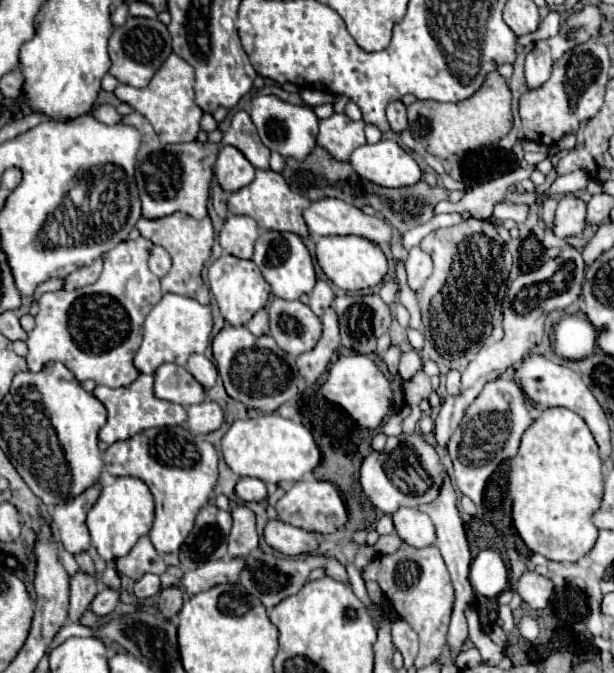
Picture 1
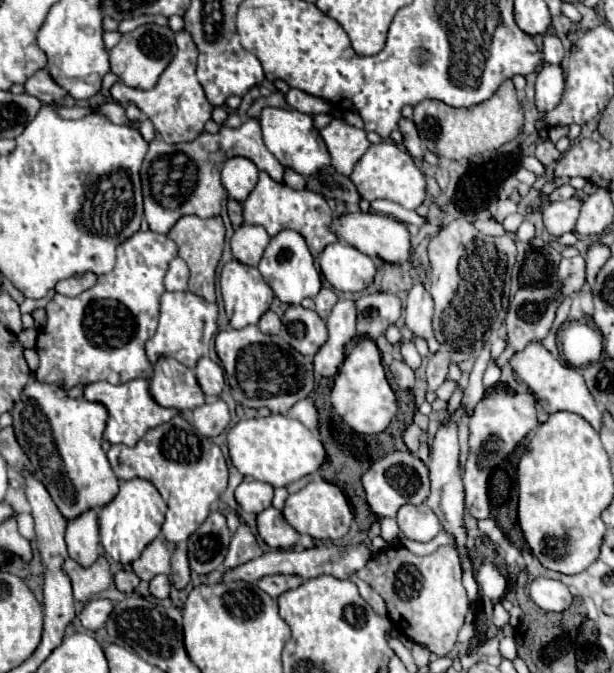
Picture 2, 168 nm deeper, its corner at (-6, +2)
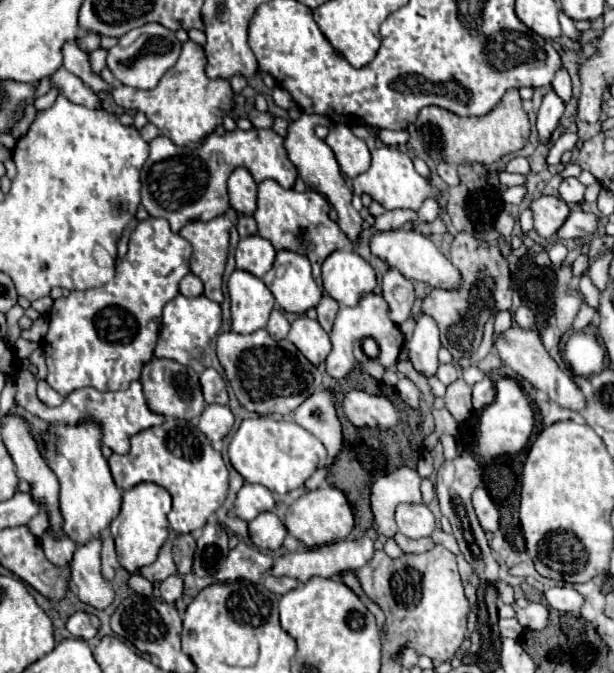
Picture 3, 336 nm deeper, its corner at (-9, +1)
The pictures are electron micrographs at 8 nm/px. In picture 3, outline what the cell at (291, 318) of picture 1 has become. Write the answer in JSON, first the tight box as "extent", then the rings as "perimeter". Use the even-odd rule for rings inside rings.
{"extent":[286,315,332,365],"perimeter":[[[300,315],[292,321],[286,339],[292,341],[300,349],[300,353],[304,353],[304,357],[314,365],[320,365],[332,349],[328,333],[320,327],[318,321],[308,319],[306,315]]]}

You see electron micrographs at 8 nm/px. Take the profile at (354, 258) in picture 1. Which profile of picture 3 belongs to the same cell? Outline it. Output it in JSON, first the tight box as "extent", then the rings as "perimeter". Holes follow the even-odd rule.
{"extent":[322,249,376,305],"perimeter":[[[340,249],[326,257],[322,263],[324,289],[342,305],[356,305],[360,297],[376,287],[376,273],[352,249]]]}

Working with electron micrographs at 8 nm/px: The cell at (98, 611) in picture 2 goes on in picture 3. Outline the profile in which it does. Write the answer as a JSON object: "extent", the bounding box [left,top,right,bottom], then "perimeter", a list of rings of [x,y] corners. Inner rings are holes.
{"extent":[66,611,100,639],"perimeter":[[[86,611],[74,613],[68,619],[68,623],[66,623],[66,629],[74,637],[80,637],[80,639],[92,639],[92,637],[96,637],[98,627],[100,627],[100,619],[94,613],[86,613]]]}

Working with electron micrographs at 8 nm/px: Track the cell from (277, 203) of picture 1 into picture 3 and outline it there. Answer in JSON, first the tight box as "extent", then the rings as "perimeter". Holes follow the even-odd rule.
{"extent":[254,179,350,285],"perimeter":[[[266,179],[258,185],[258,207],[254,211],[254,219],[260,237],[266,237],[276,251],[290,249],[306,255],[312,263],[312,275],[318,281],[318,285],[322,285],[320,267],[324,259],[332,251],[346,249],[350,245],[348,237],[344,237],[344,231],[328,217],[328,211],[330,211],[328,199],[314,189],[298,193],[294,189],[280,187],[274,179]]]}

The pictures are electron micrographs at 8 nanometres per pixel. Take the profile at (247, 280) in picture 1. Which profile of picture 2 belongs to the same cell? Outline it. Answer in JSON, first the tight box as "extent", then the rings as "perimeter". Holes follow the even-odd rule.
{"extent":[219,260,275,328],"perimeter":[[[231,260],[223,266],[219,284],[225,312],[233,328],[257,324],[275,298],[273,290],[265,284],[259,270],[249,268],[239,260]]]}

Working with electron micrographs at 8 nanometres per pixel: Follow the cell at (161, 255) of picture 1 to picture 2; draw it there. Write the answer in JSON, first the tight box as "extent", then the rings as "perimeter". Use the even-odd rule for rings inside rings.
{"extent":[165,258,189,292],"perimeter":[[[175,258],[169,264],[167,276],[165,276],[165,288],[167,290],[175,290],[175,292],[185,292],[187,290],[187,282],[189,282],[189,268],[181,258]]]}

